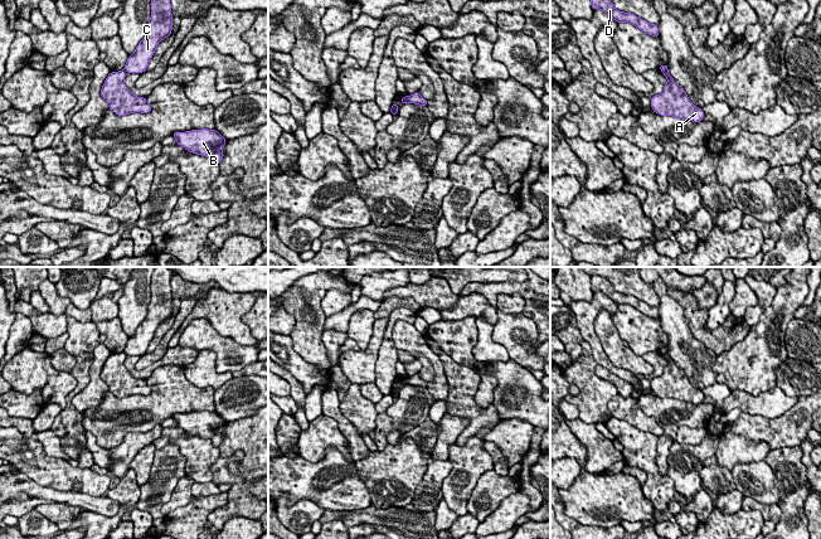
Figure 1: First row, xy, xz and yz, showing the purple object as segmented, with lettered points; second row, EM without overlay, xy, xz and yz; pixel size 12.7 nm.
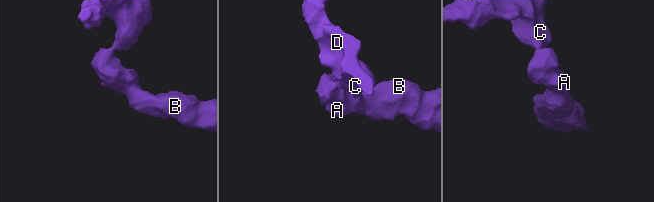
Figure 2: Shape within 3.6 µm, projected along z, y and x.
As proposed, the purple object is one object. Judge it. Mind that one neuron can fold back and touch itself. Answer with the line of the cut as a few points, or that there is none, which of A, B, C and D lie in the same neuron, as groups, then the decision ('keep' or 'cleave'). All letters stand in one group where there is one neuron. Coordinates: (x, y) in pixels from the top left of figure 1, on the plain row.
cut xz (404, 378), (407, 383); groups A B / C D; cleave

